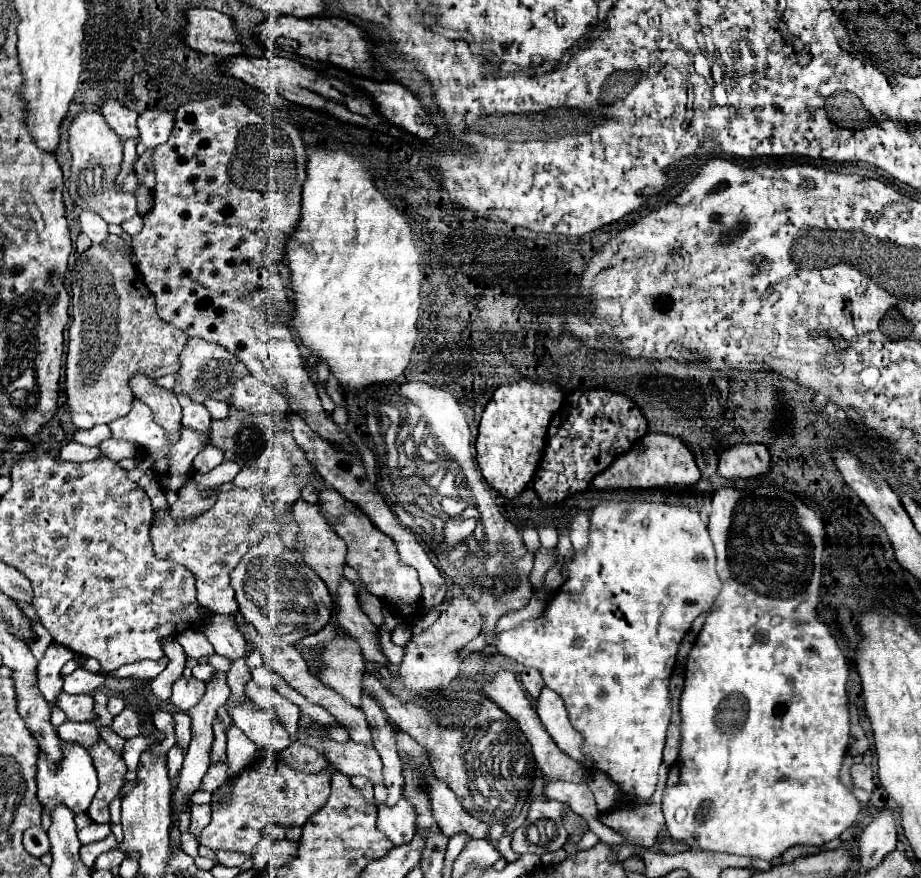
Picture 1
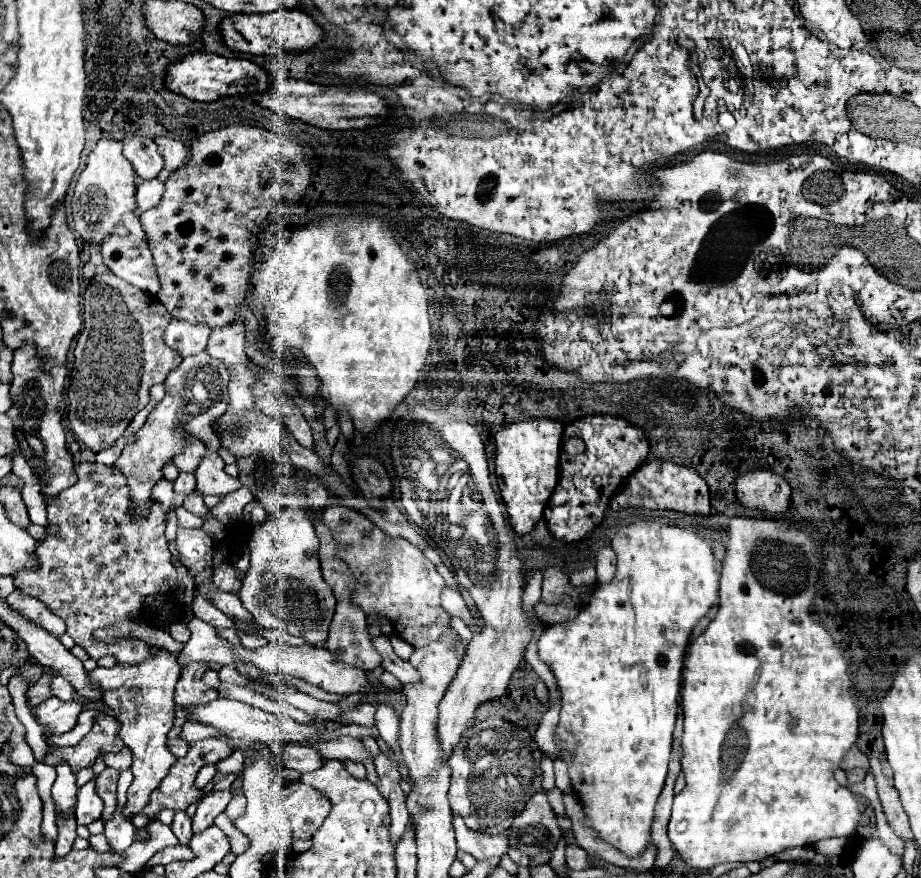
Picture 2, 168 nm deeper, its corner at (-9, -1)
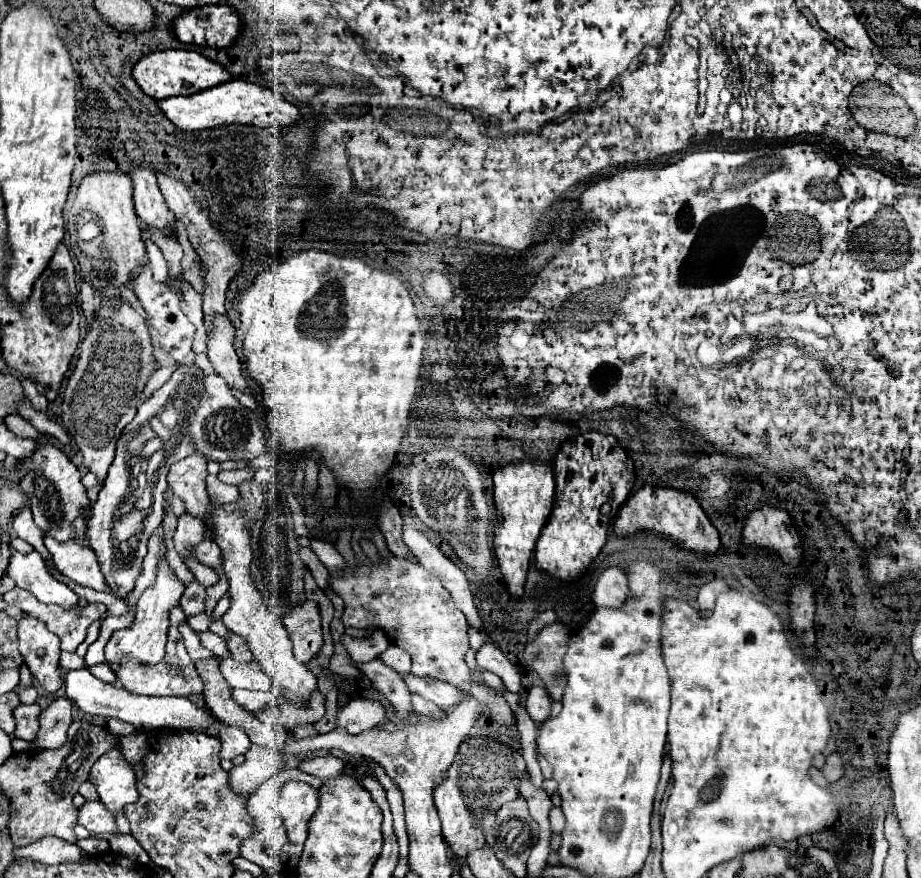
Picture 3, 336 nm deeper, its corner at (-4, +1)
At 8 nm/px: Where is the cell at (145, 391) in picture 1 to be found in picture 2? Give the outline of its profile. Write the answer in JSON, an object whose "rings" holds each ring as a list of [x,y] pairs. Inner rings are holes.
{"rings":[[[187,434],[185,450],[183,450],[183,454],[175,456],[173,464],[177,466],[177,470],[179,470],[179,472],[195,474],[197,464],[201,464],[201,456],[205,456],[205,452],[207,452],[207,450],[203,448],[203,444],[201,444],[199,440],[195,440],[195,438],[191,438],[191,436]]]}

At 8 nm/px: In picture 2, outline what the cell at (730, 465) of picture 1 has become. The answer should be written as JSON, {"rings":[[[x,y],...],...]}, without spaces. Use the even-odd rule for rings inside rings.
{"rings":[[[753,470],[737,478],[737,500],[741,506],[773,516],[787,514],[791,506],[791,488],[783,476],[769,470]]]}

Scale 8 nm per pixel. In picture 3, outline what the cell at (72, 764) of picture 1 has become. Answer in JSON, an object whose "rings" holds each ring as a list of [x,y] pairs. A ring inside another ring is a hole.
{"rings":[[[86,800],[82,808],[78,808],[78,824],[90,832],[118,832],[112,816],[104,810],[100,800]]]}

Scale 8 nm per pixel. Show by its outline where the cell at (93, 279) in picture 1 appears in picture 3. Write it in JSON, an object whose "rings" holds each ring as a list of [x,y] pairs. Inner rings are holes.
{"rings":[[[122,294],[104,298],[80,342],[80,356],[66,384],[62,402],[62,426],[78,444],[84,466],[92,470],[100,482],[106,478],[124,426],[136,416],[146,382],[158,368],[160,364],[154,356],[150,330],[142,310]]]}

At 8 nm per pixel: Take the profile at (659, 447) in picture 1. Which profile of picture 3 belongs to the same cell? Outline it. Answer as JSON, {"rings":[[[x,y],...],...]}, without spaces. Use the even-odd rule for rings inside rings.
{"rings":[[[644,484],[640,490],[636,490],[618,510],[614,532],[616,534],[632,534],[636,530],[656,530],[666,536],[672,536],[674,540],[682,542],[686,548],[696,552],[716,552],[720,546],[718,530],[712,526],[708,516],[704,514],[700,502],[692,492],[686,490],[674,490],[674,488],[660,488],[652,484]]]}

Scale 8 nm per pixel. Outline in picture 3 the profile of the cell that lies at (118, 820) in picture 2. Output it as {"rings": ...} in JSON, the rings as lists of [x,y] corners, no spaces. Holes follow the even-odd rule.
{"rings":[[[116,748],[108,750],[96,760],[90,772],[90,780],[96,784],[100,802],[112,816],[118,816],[118,812],[124,810],[126,804],[134,804],[138,800],[132,766]]]}

